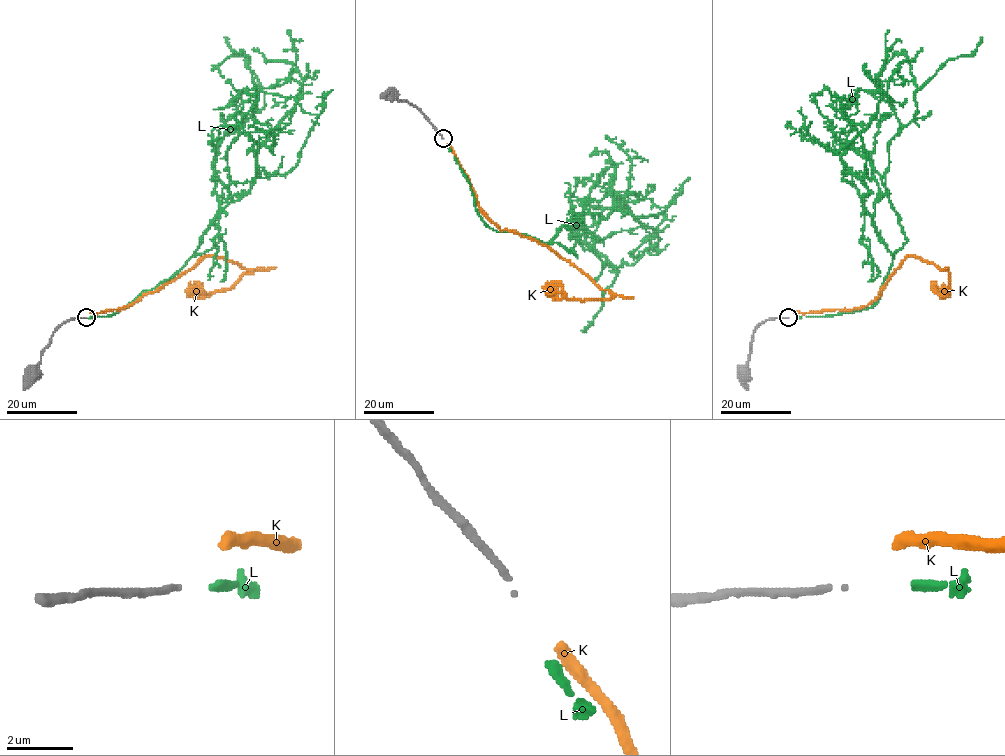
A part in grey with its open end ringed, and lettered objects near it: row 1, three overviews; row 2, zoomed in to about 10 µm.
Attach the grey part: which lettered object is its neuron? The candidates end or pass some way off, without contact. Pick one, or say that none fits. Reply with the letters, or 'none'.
L

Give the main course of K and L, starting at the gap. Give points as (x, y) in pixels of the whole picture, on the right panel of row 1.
K: (793, 313), (867, 306), (908, 256), (918, 256), (939, 269), (946, 269), (949, 292), (937, 294), (931, 281)
L: (795, 317), (870, 308), (906, 240), (884, 174), (888, 143), (916, 112), (916, 85), (903, 52), (875, 77)

